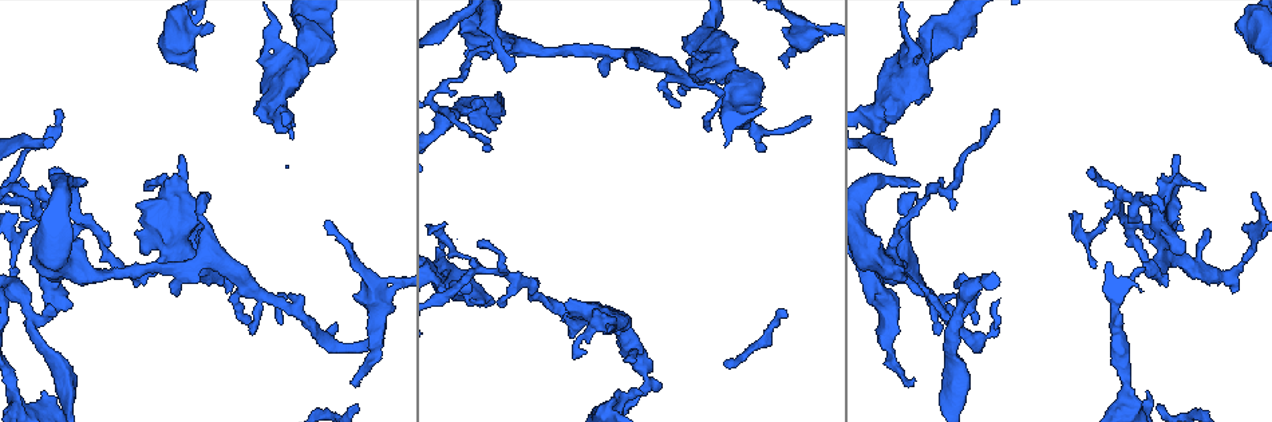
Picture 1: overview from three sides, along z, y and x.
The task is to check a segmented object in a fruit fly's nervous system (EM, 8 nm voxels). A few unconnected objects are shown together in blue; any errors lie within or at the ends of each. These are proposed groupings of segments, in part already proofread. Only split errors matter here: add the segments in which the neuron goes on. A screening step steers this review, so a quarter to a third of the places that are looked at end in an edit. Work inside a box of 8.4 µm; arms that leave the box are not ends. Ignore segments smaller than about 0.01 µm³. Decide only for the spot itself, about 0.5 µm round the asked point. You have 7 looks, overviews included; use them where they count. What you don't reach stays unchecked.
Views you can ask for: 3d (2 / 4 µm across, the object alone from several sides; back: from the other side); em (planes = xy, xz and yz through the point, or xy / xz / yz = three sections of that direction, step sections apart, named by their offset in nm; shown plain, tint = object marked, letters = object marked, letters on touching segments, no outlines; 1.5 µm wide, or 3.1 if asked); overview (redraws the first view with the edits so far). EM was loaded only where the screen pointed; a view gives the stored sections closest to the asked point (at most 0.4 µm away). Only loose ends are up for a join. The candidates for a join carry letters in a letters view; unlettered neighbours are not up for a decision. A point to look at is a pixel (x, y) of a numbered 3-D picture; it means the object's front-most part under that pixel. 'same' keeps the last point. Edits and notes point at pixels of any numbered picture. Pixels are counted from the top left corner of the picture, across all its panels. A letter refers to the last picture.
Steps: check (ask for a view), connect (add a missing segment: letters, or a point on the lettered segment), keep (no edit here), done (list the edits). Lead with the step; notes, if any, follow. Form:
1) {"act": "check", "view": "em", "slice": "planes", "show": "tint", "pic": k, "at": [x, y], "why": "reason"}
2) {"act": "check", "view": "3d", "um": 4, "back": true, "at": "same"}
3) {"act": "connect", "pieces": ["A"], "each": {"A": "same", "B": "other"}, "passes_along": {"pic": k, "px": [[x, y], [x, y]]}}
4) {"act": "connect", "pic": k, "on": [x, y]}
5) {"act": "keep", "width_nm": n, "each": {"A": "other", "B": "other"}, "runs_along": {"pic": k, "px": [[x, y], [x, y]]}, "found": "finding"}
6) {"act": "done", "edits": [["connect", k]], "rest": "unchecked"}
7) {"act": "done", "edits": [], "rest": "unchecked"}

{"act": "check", "view": "em", "slice": "yz", "step": 4, "show": "letters", "pic": 1, "at": [178, 156], "why": "branch stops here"}

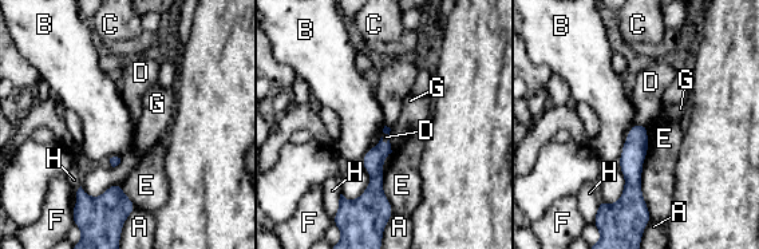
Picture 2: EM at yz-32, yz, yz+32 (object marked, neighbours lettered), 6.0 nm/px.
{"act": "keep", "each": {"A": "other", "B": "other", "C": "other", "D": "other", "E": "other", "F": "other", "G": "other", "H": "other"}, "border": {"pic": 2, "px": [[382, 137], [360, 159]]}, "found": "none of them fits"}

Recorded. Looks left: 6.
{"act": "check", "view": "3d", "um": 2, "pic": 1, "at": [1242, 26], "why": "an open end"}

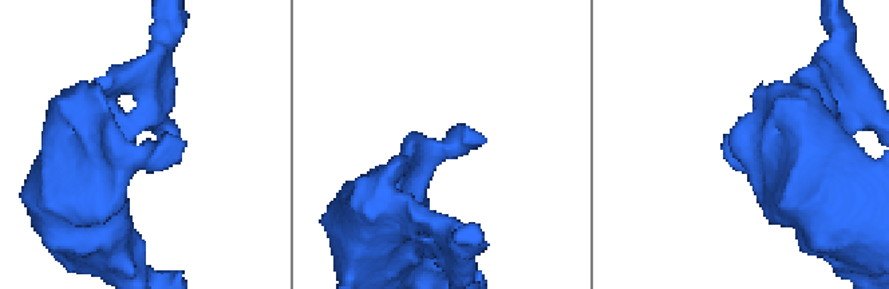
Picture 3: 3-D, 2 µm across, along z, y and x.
{"act": "check", "view": "em", "slice": "xy", "step": 8, "show": "tint", "pic": 3, "at": [182, 148]}

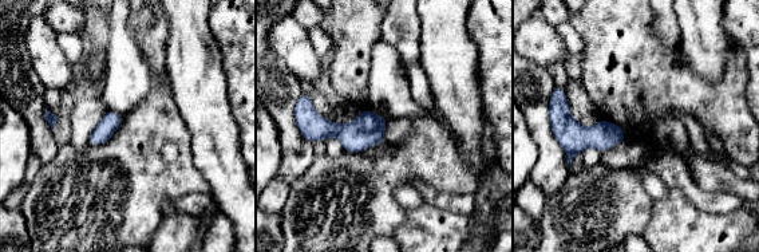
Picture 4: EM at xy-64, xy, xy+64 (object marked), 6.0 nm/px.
{"act": "check", "view": "em", "slice": "xz", "step": 8, "show": "letters", "at": "same", "why": "another direction"}

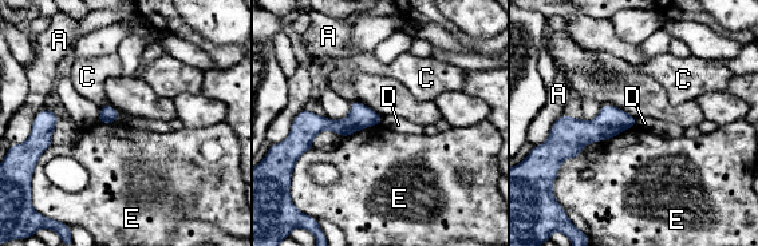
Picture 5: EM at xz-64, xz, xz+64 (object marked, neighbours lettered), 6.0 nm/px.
{"act": "keep", "longest_contact_nm": ["E", 260], "each": {"A": "other", "C": "other", "D": "other", "E": "other"}, "border": {"pic": 5, "px": [[638, 118], [634, 126]]}, "found": "no lettered segment goes on from it"}

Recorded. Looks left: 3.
{"act": "check", "view": "em", "slice": "xy", "step": 8, "show": "letters", "pic": 1, "at": [231, 289], "why": "branch stops here"}

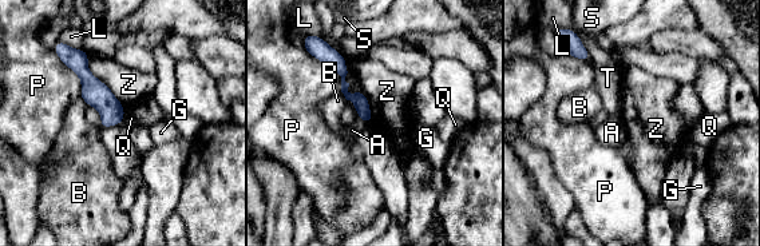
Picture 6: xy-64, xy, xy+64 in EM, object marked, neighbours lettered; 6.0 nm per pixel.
{"act": "keep", "longest_contact_nm": ["Z", 380], "each": {"A": "other", "B": "other", "G": "other", "L": "other", "P": "other", "Q": "other", "S": "other", "T": "other", "Z": "other"}, "found": "no lettered segment goes on from it"}

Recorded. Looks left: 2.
{"act": "done", "edits": [], "rest": "unchecked"}

